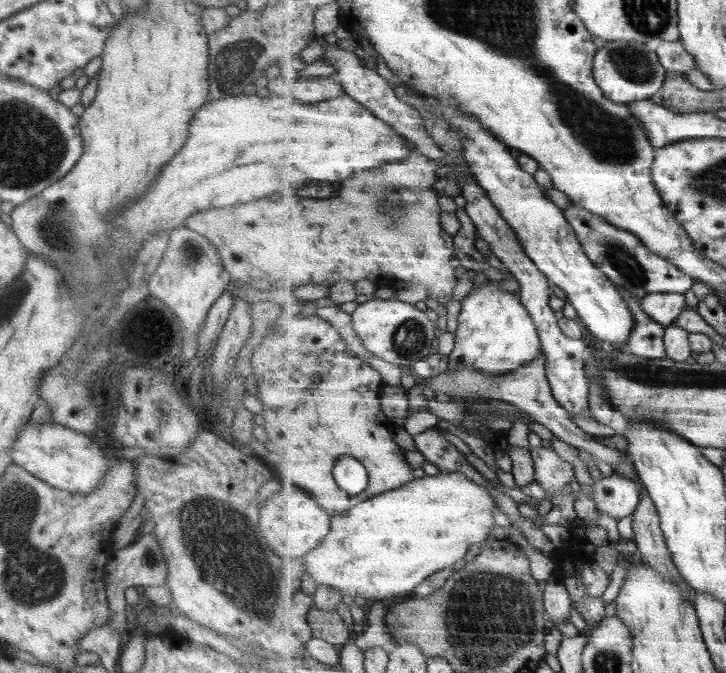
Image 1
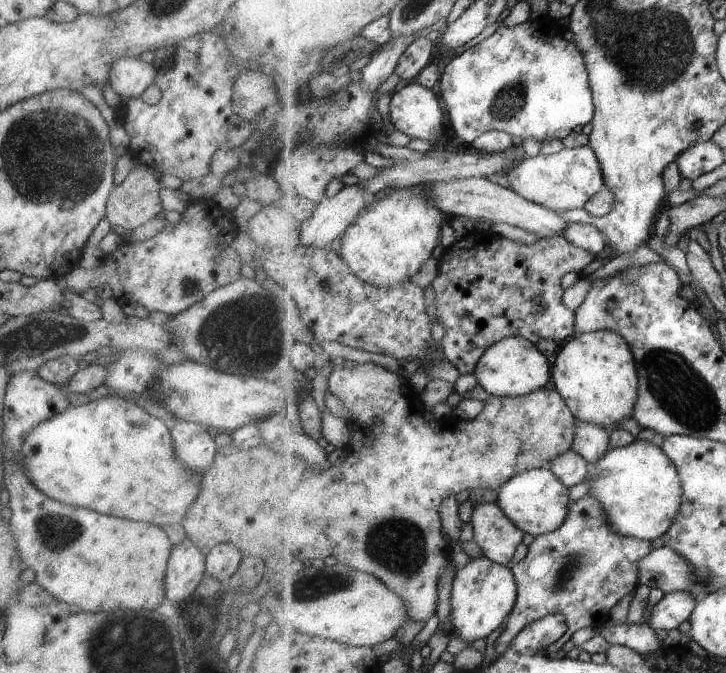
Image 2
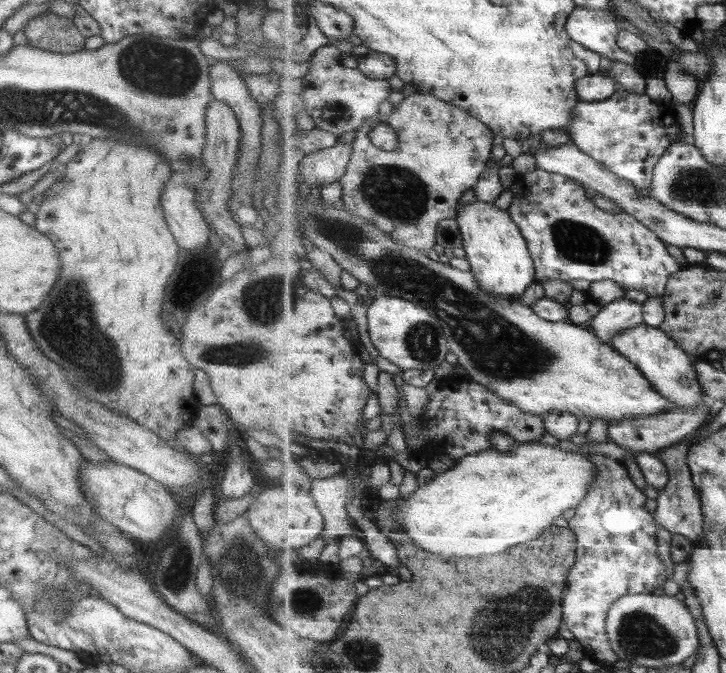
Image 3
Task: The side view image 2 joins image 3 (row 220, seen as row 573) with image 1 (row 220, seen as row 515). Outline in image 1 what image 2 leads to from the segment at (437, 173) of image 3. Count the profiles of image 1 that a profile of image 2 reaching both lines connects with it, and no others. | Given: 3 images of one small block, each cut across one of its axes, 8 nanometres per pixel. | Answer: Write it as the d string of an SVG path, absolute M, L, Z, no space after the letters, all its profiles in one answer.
M395 83L395 91L397 92L398 98L405 102L408 106L413 106L423 117L425 121L425 129L429 131L429 135L433 137L435 143L445 151L445 158L443 160L431 160L429 157L419 154L417 148L414 145L407 142L407 147L409 147L409 156L401 162L391 162L387 164L388 166L383 166L380 168L375 168L372 170L367 170L364 172L359 172L355 174L355 177L348 179L342 183L341 196L339 198L327 198L327 200L313 200L312 198L303 198L295 193L280 193L275 197L265 197L259 198L259 200L253 200L253 202L245 202L243 204L235 204L235 206L225 206L223 208L219 207L209 207L203 212L194 212L189 218L186 218L183 226L193 230L197 234L202 234L207 237L207 240L211 244L215 245L218 250L221 264L223 268L230 274L234 283L237 283L245 287L248 291L258 292L260 287L256 285L253 280L263 280L264 287L266 289L275 289L276 287L283 287L286 290L292 286L295 286L298 282L321 284L331 288L331 282L343 282L343 280L379 280L379 278L391 277L396 280L405 280L409 284L423 284L427 288L427 296L435 300L438 304L446 308L447 304L451 301L451 295L455 293L455 284L457 284L457 277L460 274L460 269L457 269L449 262L455 257L455 243L454 237L447 234L446 230L443 230L442 225L442 214L441 206L439 206L439 196L432 188L433 184L437 182L438 177L435 176L435 170L443 166L453 166L461 167L466 166L465 163L465 152L463 152L463 138L461 134L457 134L457 130L451 126L451 122L445 122L443 118L439 118L438 115L434 114L434 111L430 110L430 107L422 99L417 99L407 87Z

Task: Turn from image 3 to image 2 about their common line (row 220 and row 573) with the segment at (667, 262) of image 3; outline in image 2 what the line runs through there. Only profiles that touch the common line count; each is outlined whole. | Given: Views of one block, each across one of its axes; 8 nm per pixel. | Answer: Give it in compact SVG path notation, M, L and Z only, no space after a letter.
M587 493L573 502L568 519L561 528L537 535L526 558L511 566L518 582L518 601L500 635L489 642L490 652L502 655L530 622L553 613L566 616L568 629L557 641L549 642L546 648L549 655L563 648L577 630L602 625L609 618L609 610L640 585L640 560L651 552L652 541L614 531L603 504L595 495Z

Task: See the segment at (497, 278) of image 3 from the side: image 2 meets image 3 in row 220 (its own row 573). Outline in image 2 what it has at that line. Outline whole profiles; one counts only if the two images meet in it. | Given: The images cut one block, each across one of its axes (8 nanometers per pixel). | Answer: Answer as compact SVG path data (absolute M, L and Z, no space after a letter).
M485 555L470 559L470 561L461 569L458 570L454 580L452 592L452 618L453 627L451 636L460 637L463 641L467 641L470 646L471 642L485 638L490 641L489 634L493 630L501 627L505 622L505 618L510 615L510 612L515 608L518 601L518 582L513 574L511 565L502 565L498 562L493 562Z

